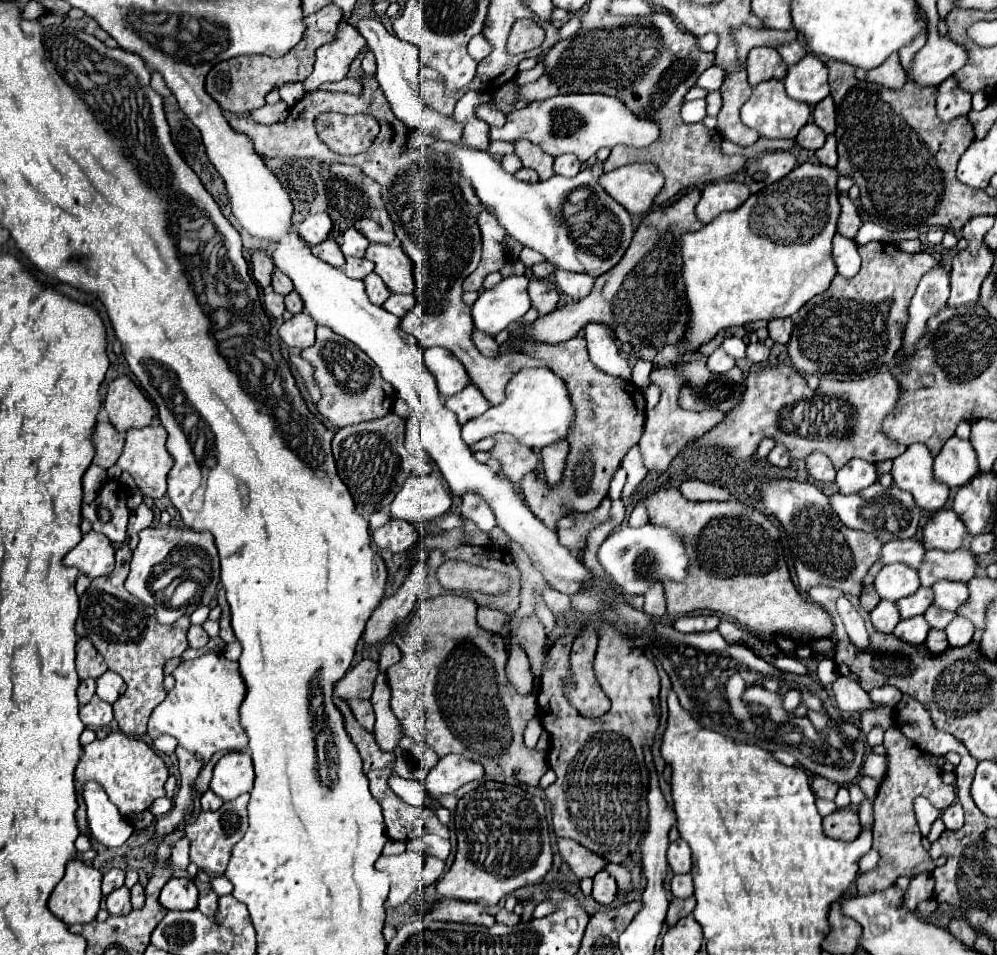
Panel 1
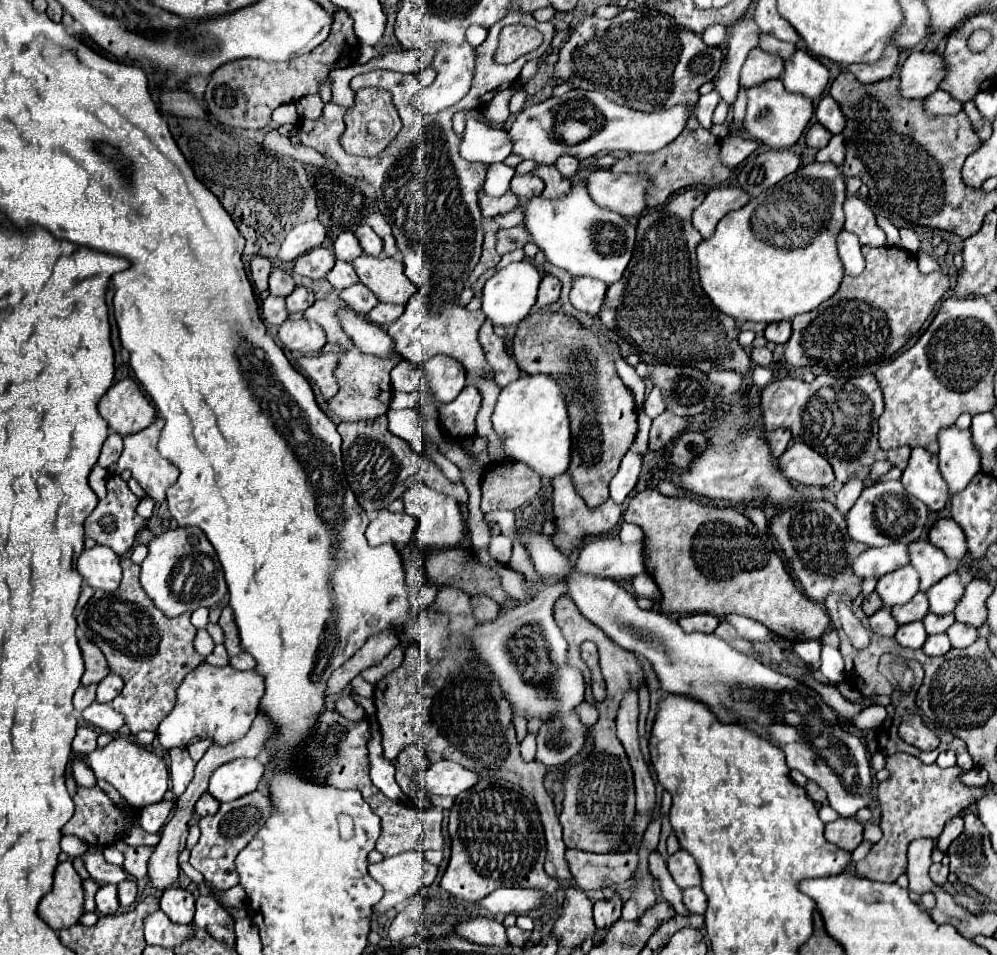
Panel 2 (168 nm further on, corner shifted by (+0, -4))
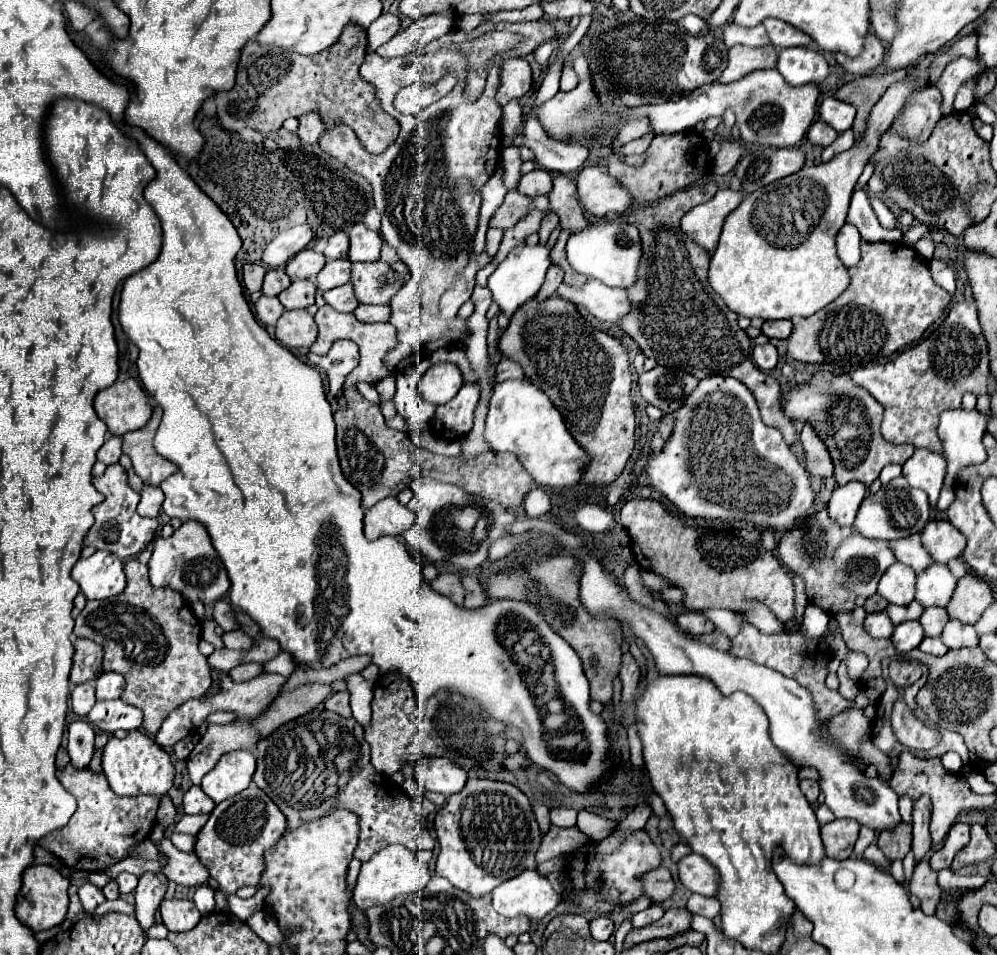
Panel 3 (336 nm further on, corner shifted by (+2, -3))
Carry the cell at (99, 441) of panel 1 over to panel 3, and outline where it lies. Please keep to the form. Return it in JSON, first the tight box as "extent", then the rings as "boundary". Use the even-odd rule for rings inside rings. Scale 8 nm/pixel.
{"extent":[97,436,121,464],"boundary":[[[109,436],[105,440],[105,444],[99,448],[97,460],[101,460],[103,464],[115,464],[115,462],[119,462],[119,456],[121,456],[121,438]]]}

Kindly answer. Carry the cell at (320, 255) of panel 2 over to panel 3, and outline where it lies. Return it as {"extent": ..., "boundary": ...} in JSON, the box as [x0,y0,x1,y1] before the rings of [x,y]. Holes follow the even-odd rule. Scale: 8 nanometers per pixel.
{"extent":[285,248,327,280],"boundary":[[[305,248],[299,254],[295,254],[289,262],[285,272],[291,278],[307,278],[307,280],[315,280],[317,274],[323,270],[327,258],[319,252],[315,252],[313,248]]]}

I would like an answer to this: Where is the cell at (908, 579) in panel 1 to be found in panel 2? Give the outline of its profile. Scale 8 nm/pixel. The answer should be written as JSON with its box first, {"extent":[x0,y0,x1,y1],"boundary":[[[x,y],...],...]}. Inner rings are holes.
{"extent":[875,565,919,607],"boundary":[[[911,565],[901,567],[897,571],[891,571],[891,573],[883,575],[877,581],[875,591],[881,595],[885,607],[903,605],[911,597],[915,597],[915,593],[919,591],[919,575]]]}

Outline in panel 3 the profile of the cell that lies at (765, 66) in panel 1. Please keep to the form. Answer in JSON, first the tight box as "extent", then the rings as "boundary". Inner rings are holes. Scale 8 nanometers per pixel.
{"extent":[715,44,777,84],"boundary":[[[737,44],[729,50],[729,64],[715,82],[729,84],[729,82],[741,80],[743,76],[755,70],[765,70],[765,68],[775,68],[775,66],[777,66],[777,50],[773,46],[751,48],[751,46]]]}

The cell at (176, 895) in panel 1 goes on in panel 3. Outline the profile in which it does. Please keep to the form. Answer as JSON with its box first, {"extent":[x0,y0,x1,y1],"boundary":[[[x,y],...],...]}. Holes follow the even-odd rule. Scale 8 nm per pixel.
{"extent":[159,898,201,932],"boundary":[[[179,898],[163,900],[159,910],[161,910],[163,924],[171,932],[191,930],[201,920],[201,914],[199,914],[199,910],[195,908],[195,904],[191,900],[179,900]]]}

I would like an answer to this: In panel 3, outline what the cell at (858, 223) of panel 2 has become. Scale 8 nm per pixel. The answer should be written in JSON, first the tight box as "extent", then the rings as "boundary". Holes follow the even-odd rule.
{"extent":[847,190,902,242],"boundary":[[[855,190],[853,192],[849,214],[847,214],[847,222],[859,228],[861,238],[865,242],[897,242],[902,238],[902,233],[899,229],[890,230],[883,228],[879,224],[865,190]]]}

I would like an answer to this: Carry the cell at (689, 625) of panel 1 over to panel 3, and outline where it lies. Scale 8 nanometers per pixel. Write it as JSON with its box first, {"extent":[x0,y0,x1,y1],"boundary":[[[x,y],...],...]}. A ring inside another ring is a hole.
{"extent":[677,612,715,636],"boundary":[[[683,612],[677,616],[677,626],[687,632],[687,634],[693,634],[693,636],[701,636],[701,634],[707,634],[707,632],[713,632],[715,626],[711,620],[705,618],[703,612]]]}

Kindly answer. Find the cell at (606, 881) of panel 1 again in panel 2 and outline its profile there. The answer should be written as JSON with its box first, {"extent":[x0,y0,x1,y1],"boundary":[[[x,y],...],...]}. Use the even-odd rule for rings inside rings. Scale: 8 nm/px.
{"extent":[593,897,623,929],"boundary":[[[619,897],[595,903],[595,907],[593,907],[595,925],[599,929],[609,929],[621,917],[621,907],[623,907],[623,903],[619,901]]]}

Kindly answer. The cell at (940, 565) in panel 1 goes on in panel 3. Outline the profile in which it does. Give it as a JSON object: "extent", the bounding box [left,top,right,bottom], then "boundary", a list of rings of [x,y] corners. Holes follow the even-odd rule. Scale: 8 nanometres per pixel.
{"extent":[889,534,933,576],"boundary":[[[913,534],[909,538],[901,538],[901,540],[889,542],[889,544],[893,546],[893,554],[897,554],[897,560],[903,562],[905,566],[911,566],[917,576],[933,564],[933,558],[925,550],[925,546],[921,544],[919,534]]]}

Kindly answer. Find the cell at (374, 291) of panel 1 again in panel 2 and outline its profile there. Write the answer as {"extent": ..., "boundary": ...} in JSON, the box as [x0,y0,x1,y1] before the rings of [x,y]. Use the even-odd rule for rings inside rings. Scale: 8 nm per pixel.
{"extent":[339,283,379,315],"boundary":[[[355,283],[355,285],[347,287],[347,289],[343,289],[339,293],[339,299],[347,307],[351,307],[355,313],[363,313],[363,315],[369,313],[379,303],[379,299],[371,291],[367,291],[367,287],[363,283]]]}

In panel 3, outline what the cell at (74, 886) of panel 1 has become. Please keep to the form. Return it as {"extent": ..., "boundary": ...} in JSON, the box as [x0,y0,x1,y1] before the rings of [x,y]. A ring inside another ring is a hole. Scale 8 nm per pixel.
{"extent":[15,866,69,932],"boundary":[[[29,866],[23,874],[23,888],[15,908],[17,918],[35,932],[61,924],[69,908],[67,890],[69,890],[69,878],[63,876],[59,870],[55,870],[53,866]]]}

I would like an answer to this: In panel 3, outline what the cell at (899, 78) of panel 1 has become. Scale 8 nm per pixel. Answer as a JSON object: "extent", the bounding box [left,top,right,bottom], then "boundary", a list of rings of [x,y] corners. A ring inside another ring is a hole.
{"extent":[835,34,885,76],"boundary":[[[869,34],[863,52],[857,58],[851,60],[851,58],[845,58],[843,54],[835,54],[835,60],[847,72],[857,74],[857,76],[865,76],[865,74],[871,74],[875,68],[879,68],[883,64],[883,60],[885,60],[885,48],[879,42],[879,38],[875,38],[873,34]]]}

